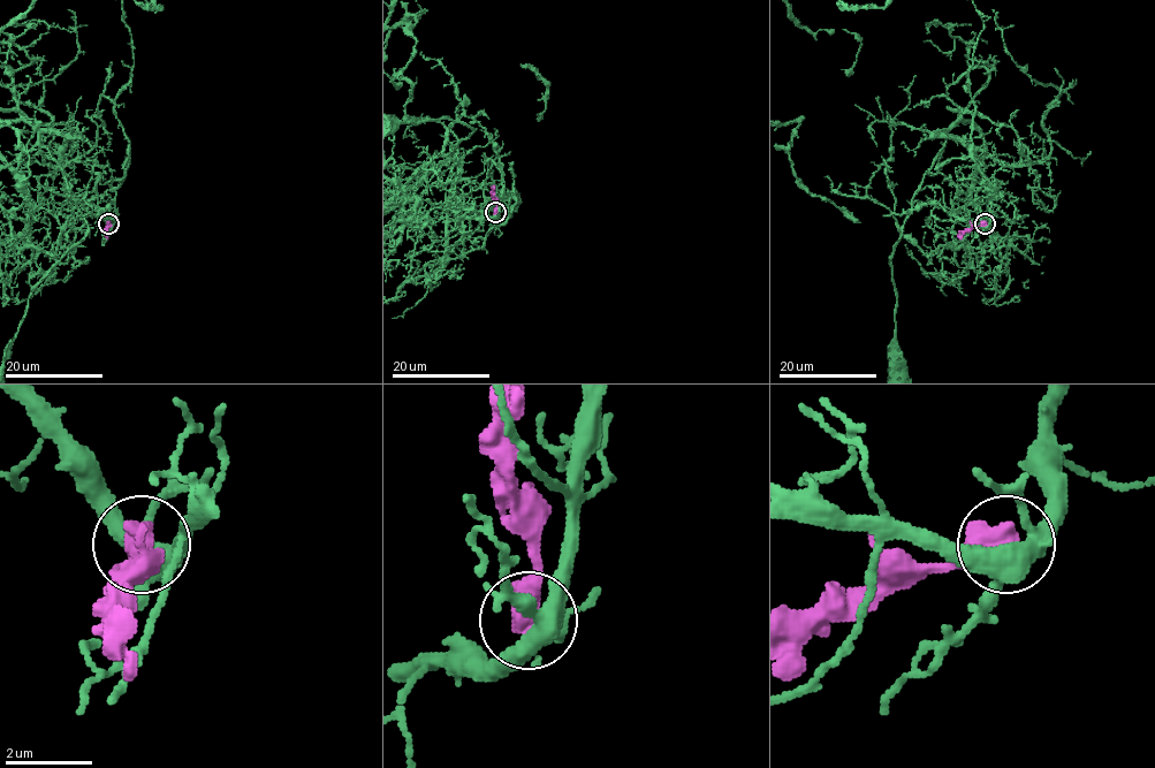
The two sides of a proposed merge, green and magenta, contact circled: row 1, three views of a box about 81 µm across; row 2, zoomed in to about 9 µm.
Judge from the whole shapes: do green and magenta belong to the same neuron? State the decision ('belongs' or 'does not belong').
does not belong

